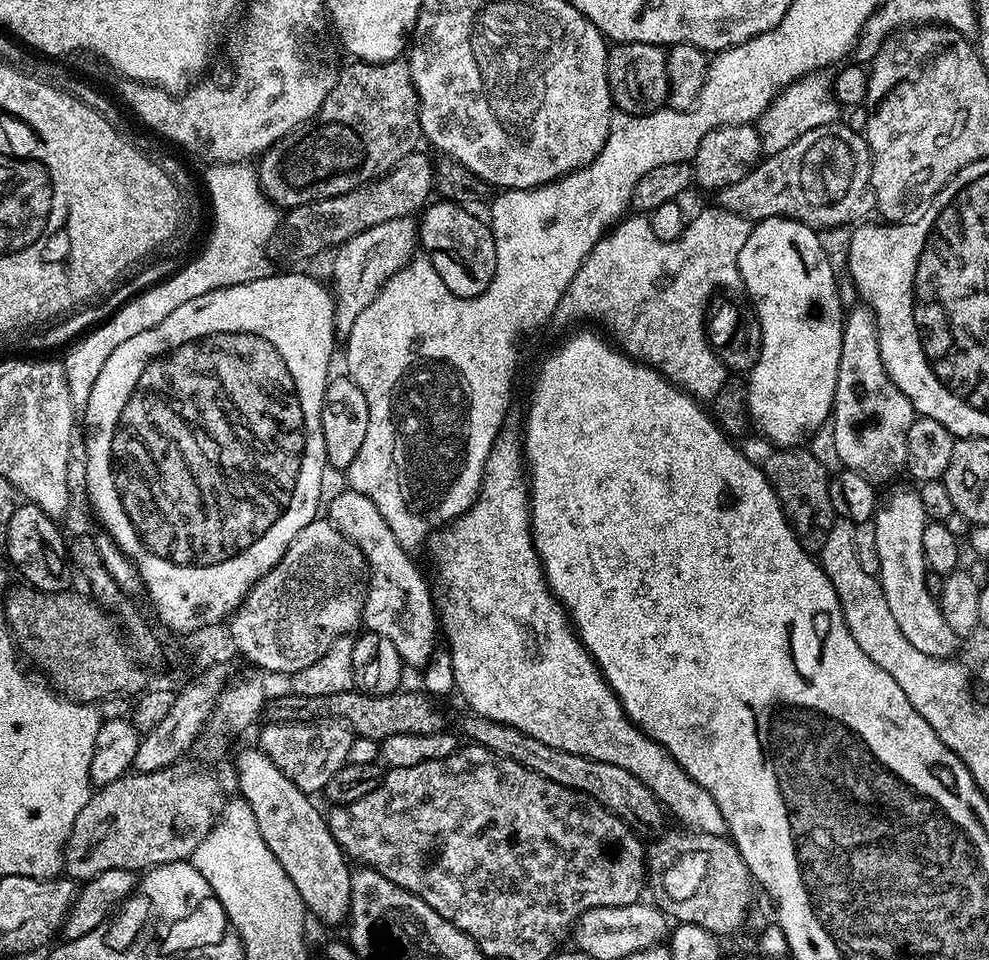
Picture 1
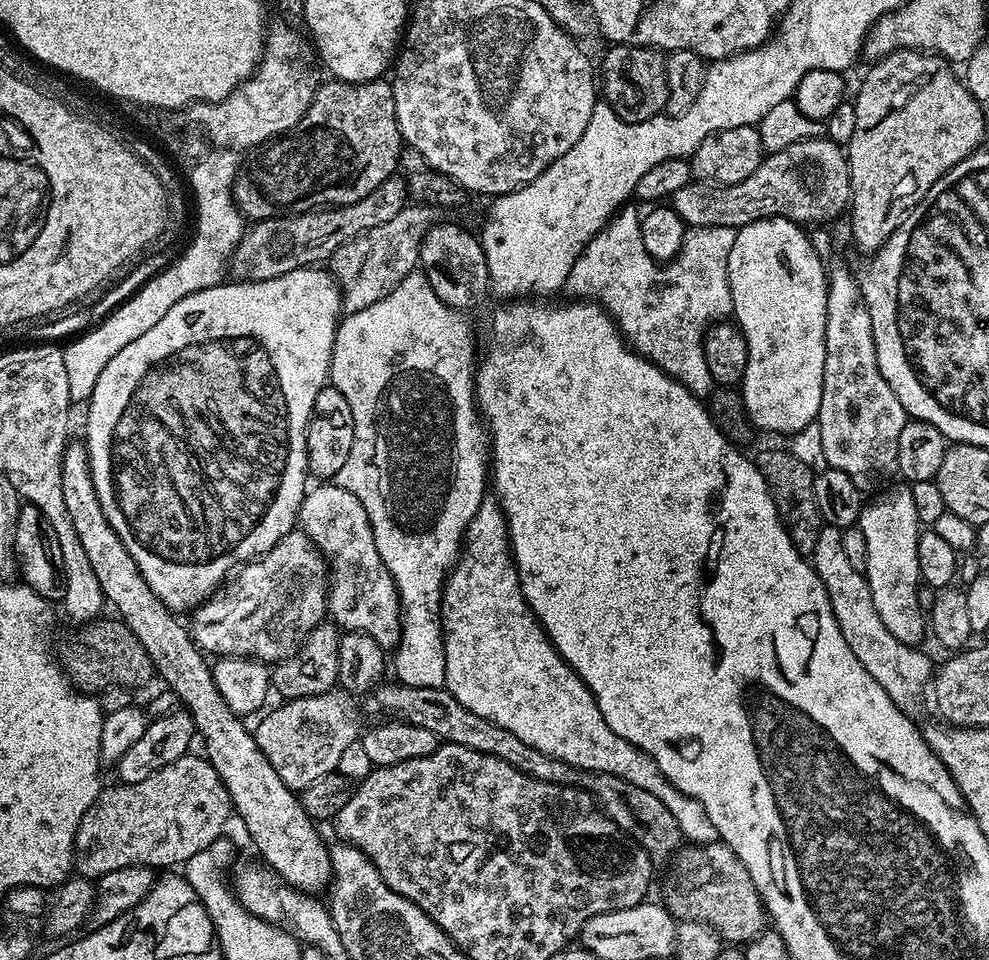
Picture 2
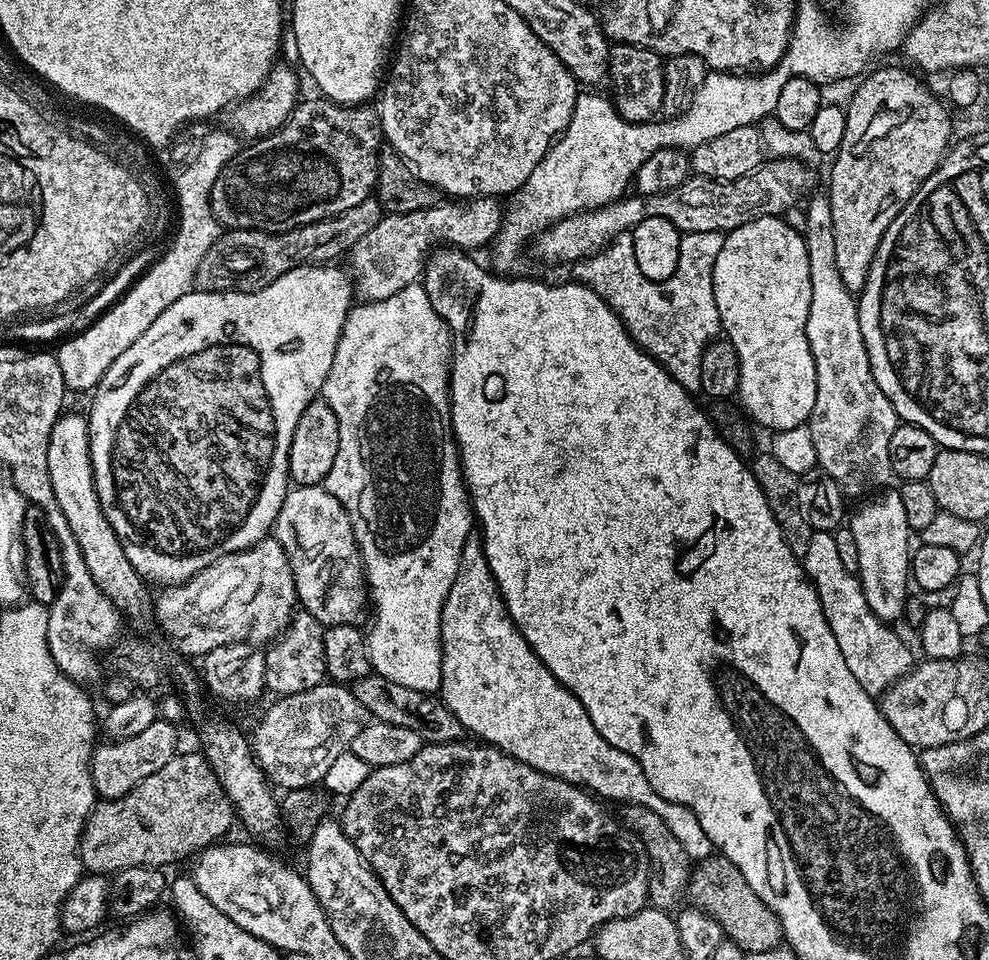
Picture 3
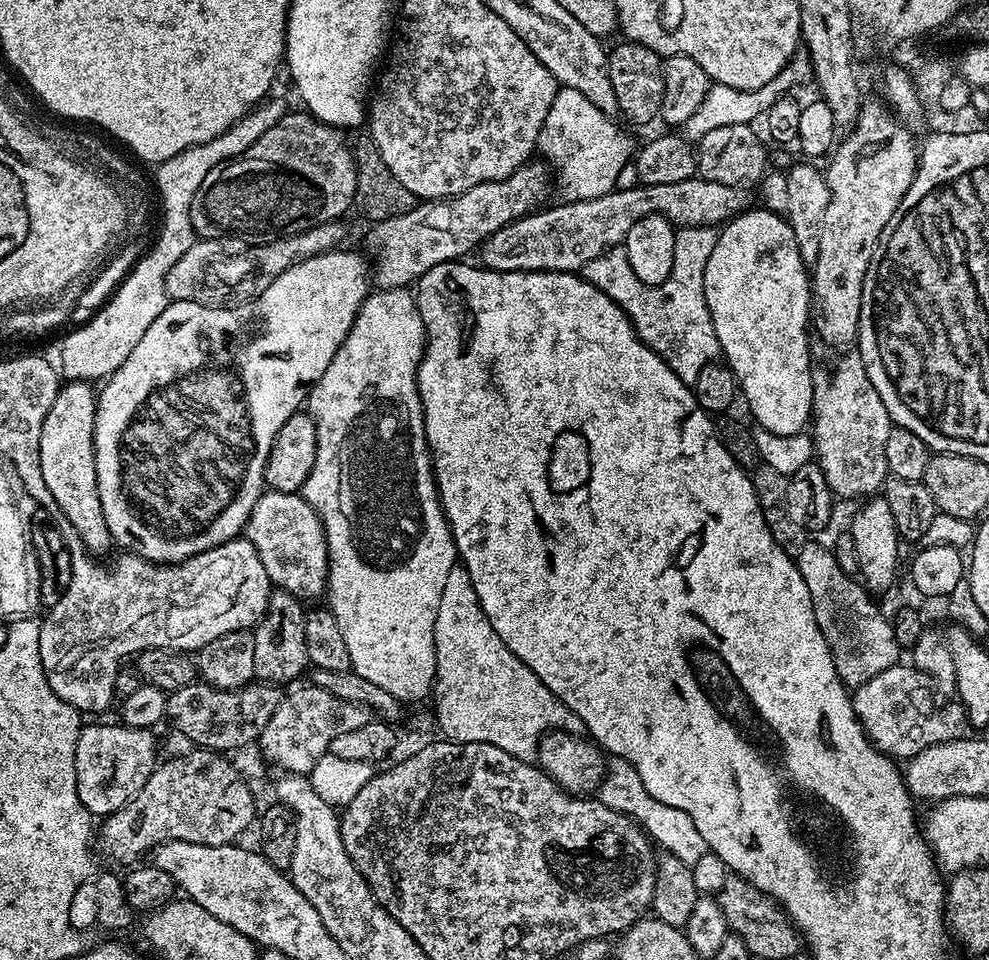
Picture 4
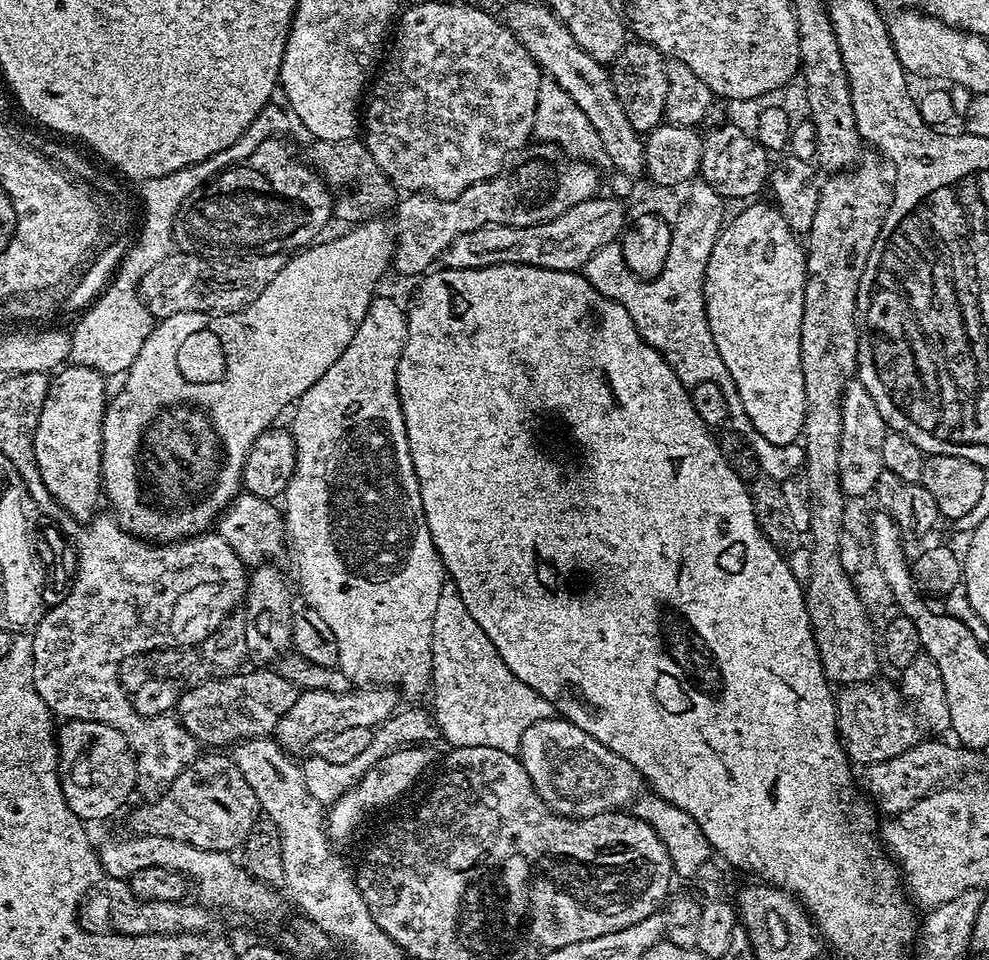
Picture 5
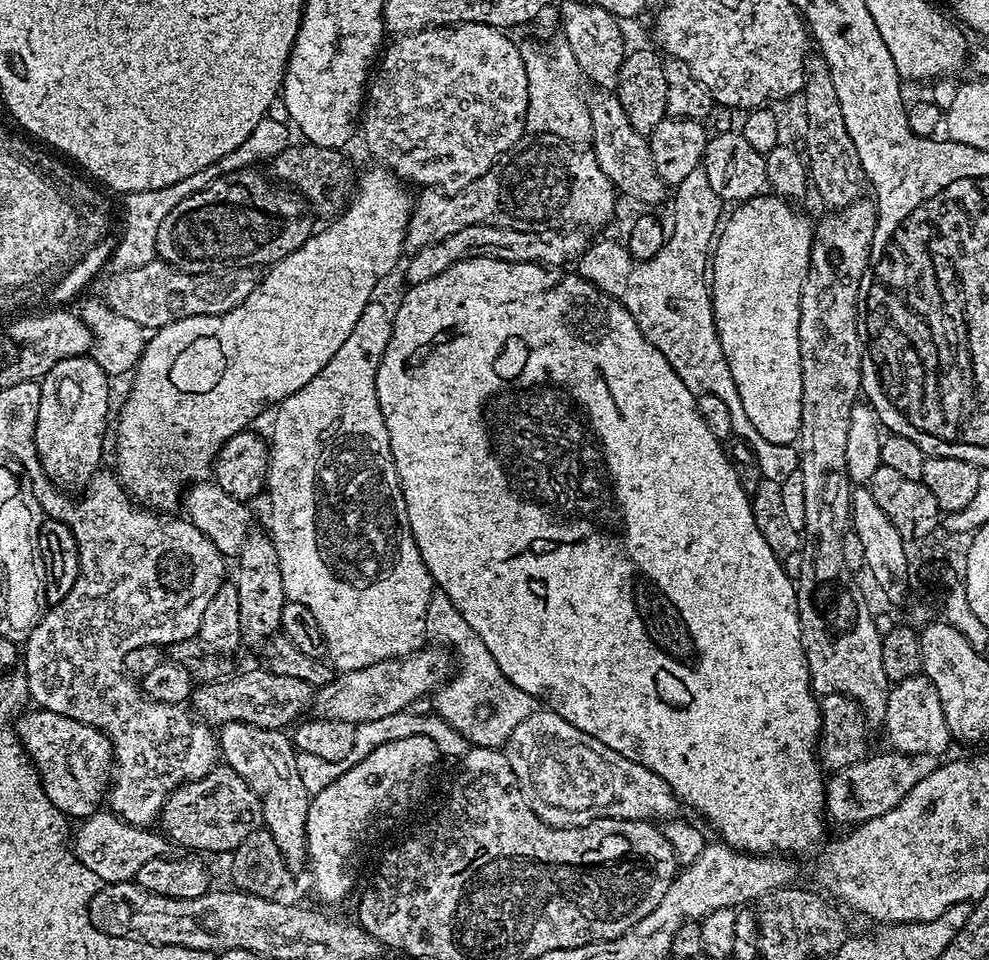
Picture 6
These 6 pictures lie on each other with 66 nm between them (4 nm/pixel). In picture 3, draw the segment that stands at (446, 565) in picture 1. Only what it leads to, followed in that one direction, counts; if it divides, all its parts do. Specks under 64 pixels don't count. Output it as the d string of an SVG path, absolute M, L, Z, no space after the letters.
M469 542L464 546L454 586L450 586L450 594L442 606L440 638L444 653L441 658L438 696L461 723L465 733L473 732L474 735L481 736L484 739L481 741L487 745L500 749L526 766L536 768L548 776L556 776L567 784L583 786L597 797L620 800L621 805L646 806L646 810L654 810L654 814L658 814L658 818L666 822L670 834L674 834L674 838L682 842L682 847L693 862L699 862L709 855L708 839L695 814L686 806L661 798L650 786L646 774L642 774L642 766L638 766L638 762L630 758L630 754L622 754L622 750L610 746L610 742L606 742L606 738L602 738L602 734L594 730L594 722L590 722L590 714L586 714L582 702L578 702L576 695L566 690L566 686L562 686L558 678L550 674L538 654L534 654L532 645L526 642L526 638L508 617L504 600L496 589L496 579L488 569L484 549L479 543Z

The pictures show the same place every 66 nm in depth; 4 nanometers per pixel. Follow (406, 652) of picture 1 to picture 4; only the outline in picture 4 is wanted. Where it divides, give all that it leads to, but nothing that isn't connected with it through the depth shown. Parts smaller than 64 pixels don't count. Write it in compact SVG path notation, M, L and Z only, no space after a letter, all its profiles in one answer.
M265 491L259 502L252 507L243 535L258 550L260 561L266 566L268 576L277 589L301 598L325 595L329 561L328 540L324 537L324 524L320 521L320 516L306 503L303 495L295 492Z

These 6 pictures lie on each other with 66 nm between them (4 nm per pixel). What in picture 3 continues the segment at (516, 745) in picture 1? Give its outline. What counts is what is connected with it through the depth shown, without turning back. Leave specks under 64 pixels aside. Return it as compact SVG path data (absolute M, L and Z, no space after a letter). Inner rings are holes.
M369 672L350 687L365 713L375 721L384 721L388 725L403 726L406 729L414 730L427 743L449 744L455 743L463 737L464 731L461 723L454 718L444 702L435 695L410 690L401 684L390 682L388 678L375 672ZM625 804L622 811L624 811L624 816L622 815L624 827L640 839L648 855L650 865L648 904L667 913L679 909L688 890L688 879L692 877L694 862L686 854L682 842L678 842L678 838L674 838L674 834L670 834L666 822L662 818L658 818L658 814L654 814L654 810L646 810L646 806L637 804Z

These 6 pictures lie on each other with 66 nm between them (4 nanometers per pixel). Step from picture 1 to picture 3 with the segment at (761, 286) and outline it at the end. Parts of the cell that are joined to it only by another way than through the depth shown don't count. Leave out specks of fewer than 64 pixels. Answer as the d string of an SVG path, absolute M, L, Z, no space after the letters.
M767 216L766 218L758 218L754 222L746 222L746 226L738 226L732 232L727 233L722 242L722 250L718 250L718 258L714 262L714 274L712 275L714 302L718 306L720 327L723 335L734 346L740 363L739 401L742 403L745 413L757 425L760 423L762 427L777 432L790 430L799 424L808 423L814 408L816 390L815 360L811 354L810 342L807 340L807 316L811 304L810 258L807 256L807 246L803 235L797 230L795 232L786 221L787 219L778 216Z

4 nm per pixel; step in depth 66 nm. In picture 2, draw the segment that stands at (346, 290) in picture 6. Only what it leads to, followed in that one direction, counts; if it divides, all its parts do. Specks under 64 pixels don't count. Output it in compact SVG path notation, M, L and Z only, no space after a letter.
M320 266L290 270L290 274L282 274L269 280L215 284L212 288L198 290L182 298L182 302L170 306L170 310L166 310L166 315L155 326L150 326L150 330L142 334L142 338L134 338L130 346L122 346L122 350L118 350L118 354L114 354L114 358L106 362L102 374L98 374L94 394L86 402L86 447L94 490L98 494L98 502L102 502L102 510L110 526L114 526L118 538L122 538L142 578L146 578L150 590L158 594L158 598L167 608L195 609L225 583L229 573L269 552L279 540L289 535L288 531L292 527L297 527L300 504L310 484L308 424L314 415L316 396L330 380L332 347L336 325L341 316L340 287L336 285L331 271Z

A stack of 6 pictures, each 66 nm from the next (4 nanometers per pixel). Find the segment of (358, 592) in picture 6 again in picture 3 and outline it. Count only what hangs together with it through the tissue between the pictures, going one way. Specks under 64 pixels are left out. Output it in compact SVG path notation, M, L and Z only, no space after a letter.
M417 282L406 286L402 290L398 290L398 294L394 294L390 298L382 298L381 300L369 300L367 302L360 302L353 307L352 311L348 313L346 322L340 331L338 338L338 346L334 350L334 362L330 366L330 374L326 374L326 382L324 383L324 391L322 393L323 399L328 401L330 410L336 416L338 422L338 450L334 458L334 464L328 472L326 487L328 492L337 497L345 506L351 505L351 500L356 500L363 494L364 488L368 488L368 528L372 531L372 545L368 548L368 557L363 557L363 575L366 577L367 587L370 589L370 604L373 608L376 607L376 621L372 624L372 629L366 632L366 643L368 645L368 656L438 656L442 658L444 651L442 646L436 648L436 640L440 637L440 623L442 622L442 606L446 602L446 598L450 594L450 586L454 586L454 578L460 569L460 559L464 553L465 544L469 543L471 532L474 532L474 513L472 511L471 503L468 499L464 477L461 473L458 463L458 452L454 447L453 441L446 435L446 416L445 413L450 408L450 361L452 359L452 337L448 334L448 327L436 307L430 306L431 295L424 289L423 283Z

